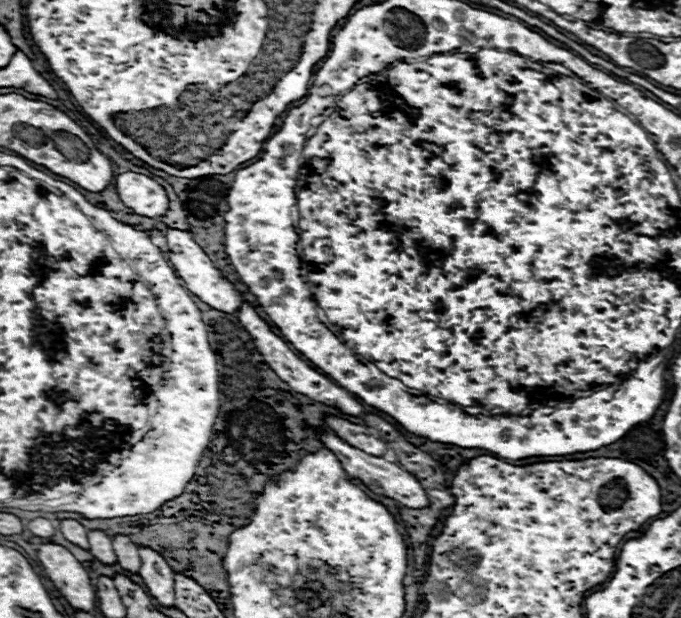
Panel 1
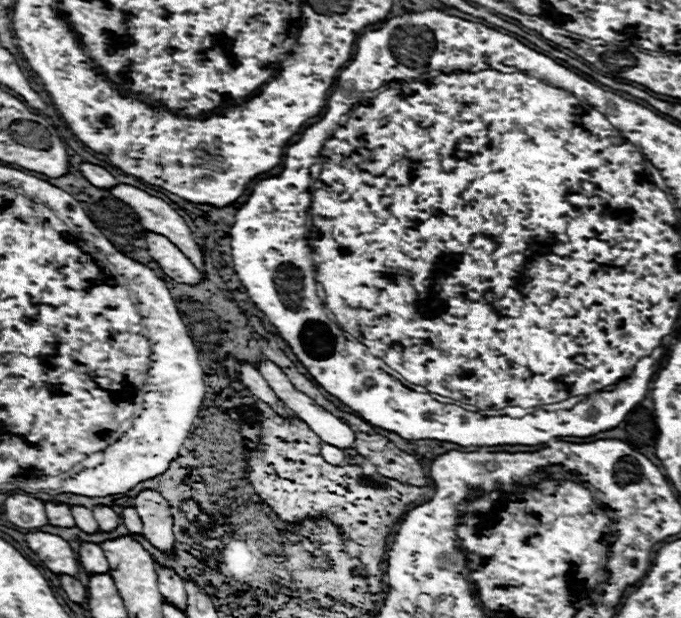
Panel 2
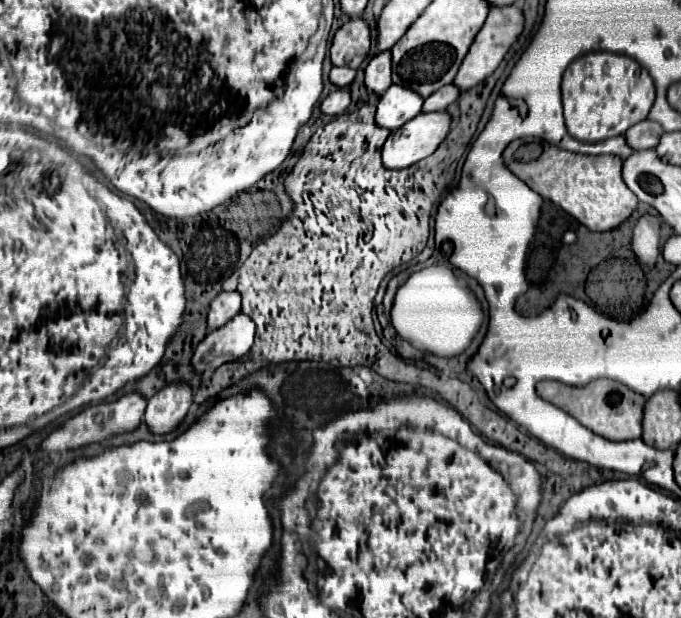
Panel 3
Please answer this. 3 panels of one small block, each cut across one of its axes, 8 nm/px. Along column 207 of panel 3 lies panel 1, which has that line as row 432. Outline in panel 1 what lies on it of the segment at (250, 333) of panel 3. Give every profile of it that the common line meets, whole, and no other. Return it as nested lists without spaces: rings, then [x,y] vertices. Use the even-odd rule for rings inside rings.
[[[328,416],[328,426],[334,430],[336,436],[340,436],[344,442],[348,442],[350,446],[354,448],[360,448],[364,450],[366,454],[372,454],[372,456],[384,456],[386,454],[386,444],[382,440],[378,440],[376,436],[368,434],[368,428],[366,426],[360,426],[360,424],[352,424],[348,420],[342,420],[342,418],[334,418],[334,416]]]

